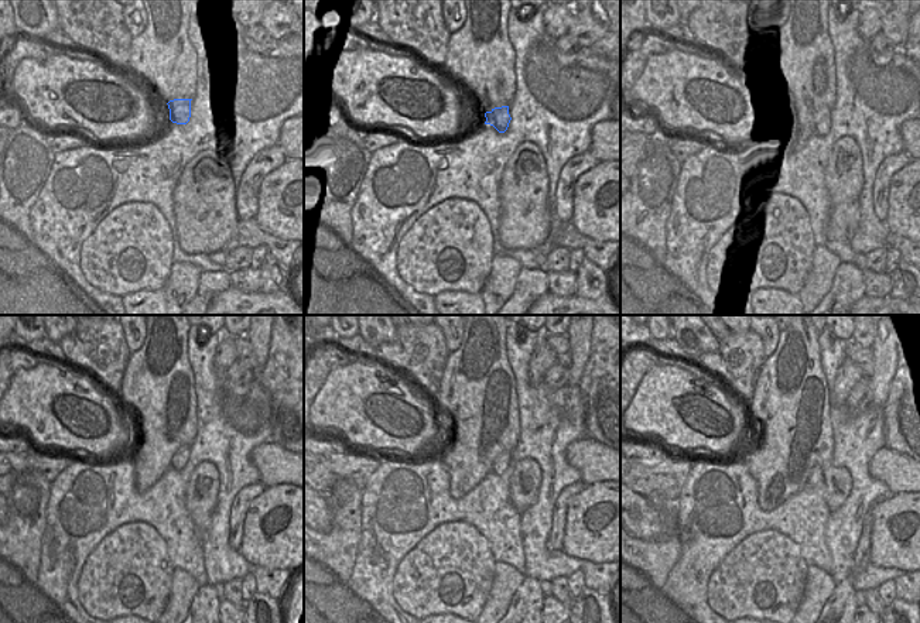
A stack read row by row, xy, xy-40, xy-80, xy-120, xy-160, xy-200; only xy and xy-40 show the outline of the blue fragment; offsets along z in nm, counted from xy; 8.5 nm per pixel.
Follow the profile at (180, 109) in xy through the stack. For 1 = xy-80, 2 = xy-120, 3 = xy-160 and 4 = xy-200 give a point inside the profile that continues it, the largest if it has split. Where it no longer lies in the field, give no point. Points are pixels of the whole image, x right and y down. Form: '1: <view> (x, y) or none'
1: xy-80 (820, 126)
2: xy-120 (180, 459)
3: xy-160 (500, 464)
4: xy-200 (816, 481)

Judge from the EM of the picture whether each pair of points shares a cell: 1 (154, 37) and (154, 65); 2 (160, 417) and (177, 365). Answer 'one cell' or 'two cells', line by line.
1: one cell
2: one cell

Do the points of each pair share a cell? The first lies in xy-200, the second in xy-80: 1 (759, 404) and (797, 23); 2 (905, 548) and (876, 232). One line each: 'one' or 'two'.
1: one
2: two

